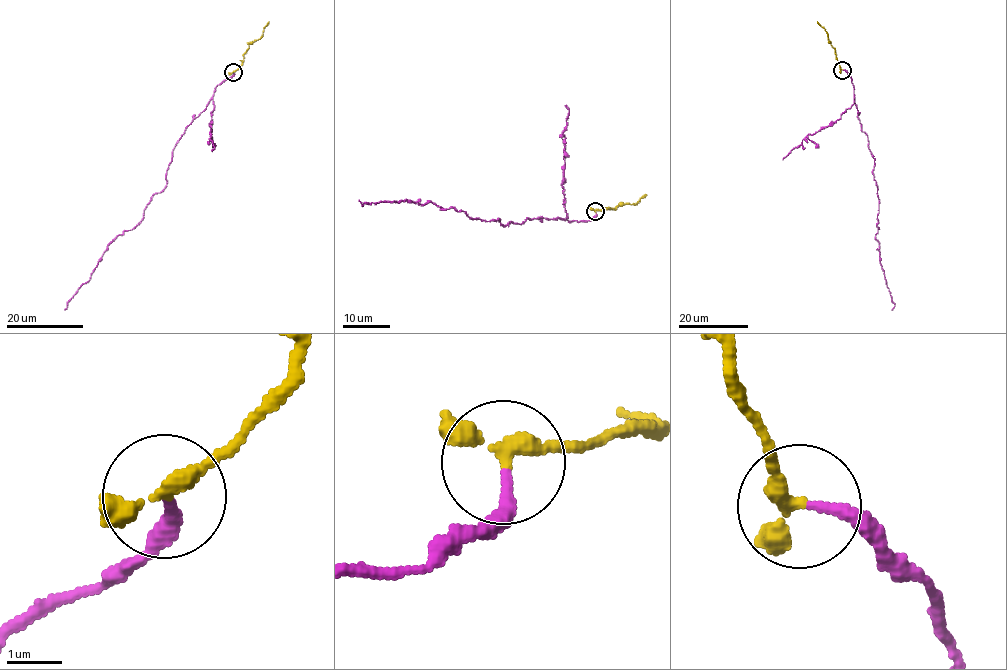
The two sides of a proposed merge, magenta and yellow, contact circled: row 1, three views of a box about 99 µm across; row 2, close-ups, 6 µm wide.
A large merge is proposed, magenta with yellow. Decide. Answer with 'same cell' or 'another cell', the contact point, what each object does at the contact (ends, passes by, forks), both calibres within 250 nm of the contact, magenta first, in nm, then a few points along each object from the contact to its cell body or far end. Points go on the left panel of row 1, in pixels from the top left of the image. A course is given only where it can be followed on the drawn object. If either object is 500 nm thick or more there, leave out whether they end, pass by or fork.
same cell; place (233, 72); magenta ends; yellow passes by; calibres 200 and 240 nm; course magenta (233, 72), (217, 86), (179, 139), (166, 185), (152, 196), (135, 226), (107, 246), (64, 310); course yellow (233, 72), (242, 64), (250, 44), (258, 40), (269, 21)

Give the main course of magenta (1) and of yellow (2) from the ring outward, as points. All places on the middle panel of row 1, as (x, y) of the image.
1: (596, 212), (578, 222), (538, 217), (503, 225), (499, 218), (485, 221), (427, 201), (362, 205), (359, 200)
2: (596, 211), (613, 209), (619, 204), (634, 205), (646, 194)

